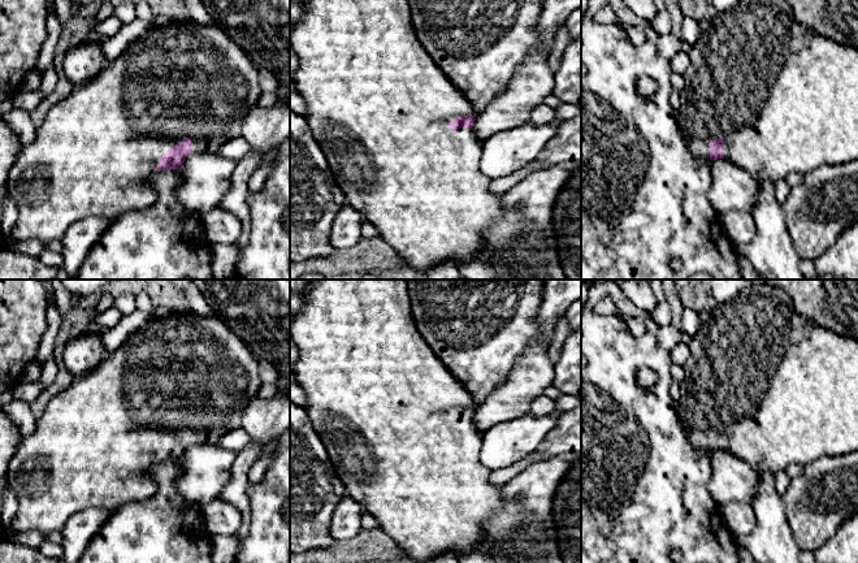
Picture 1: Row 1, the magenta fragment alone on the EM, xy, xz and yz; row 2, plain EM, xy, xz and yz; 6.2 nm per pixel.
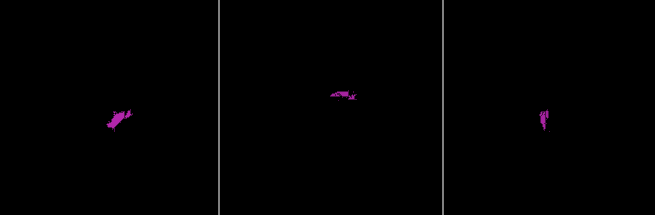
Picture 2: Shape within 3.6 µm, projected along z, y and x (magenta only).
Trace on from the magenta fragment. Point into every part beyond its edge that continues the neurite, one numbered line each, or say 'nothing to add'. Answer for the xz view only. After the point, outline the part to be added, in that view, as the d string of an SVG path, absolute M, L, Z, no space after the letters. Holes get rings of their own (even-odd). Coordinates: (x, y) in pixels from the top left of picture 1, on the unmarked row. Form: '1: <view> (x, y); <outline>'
1: xz (377, 395); M308 280L312 286L300 290L303 304L290 326L290 337L298 348L298 360L294 367L296 384L307 395L304 406L307 415L324 442L329 459L344 485L346 495L361 503L381 528L396 542L410 559L416 563L426 563L443 553L454 553L456 556L473 551L484 541L484 523L504 504L502 488L490 482L491 471L480 462L482 434L472 420L460 419L452 423L448 413L460 407L474 407L472 395L458 382L443 363L432 351L421 337L410 306L407 280Z

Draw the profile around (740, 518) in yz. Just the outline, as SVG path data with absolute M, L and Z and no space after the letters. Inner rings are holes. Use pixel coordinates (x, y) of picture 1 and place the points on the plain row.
M729 502L720 507L729 530L738 538L749 536L755 528L755 514L749 503Z

